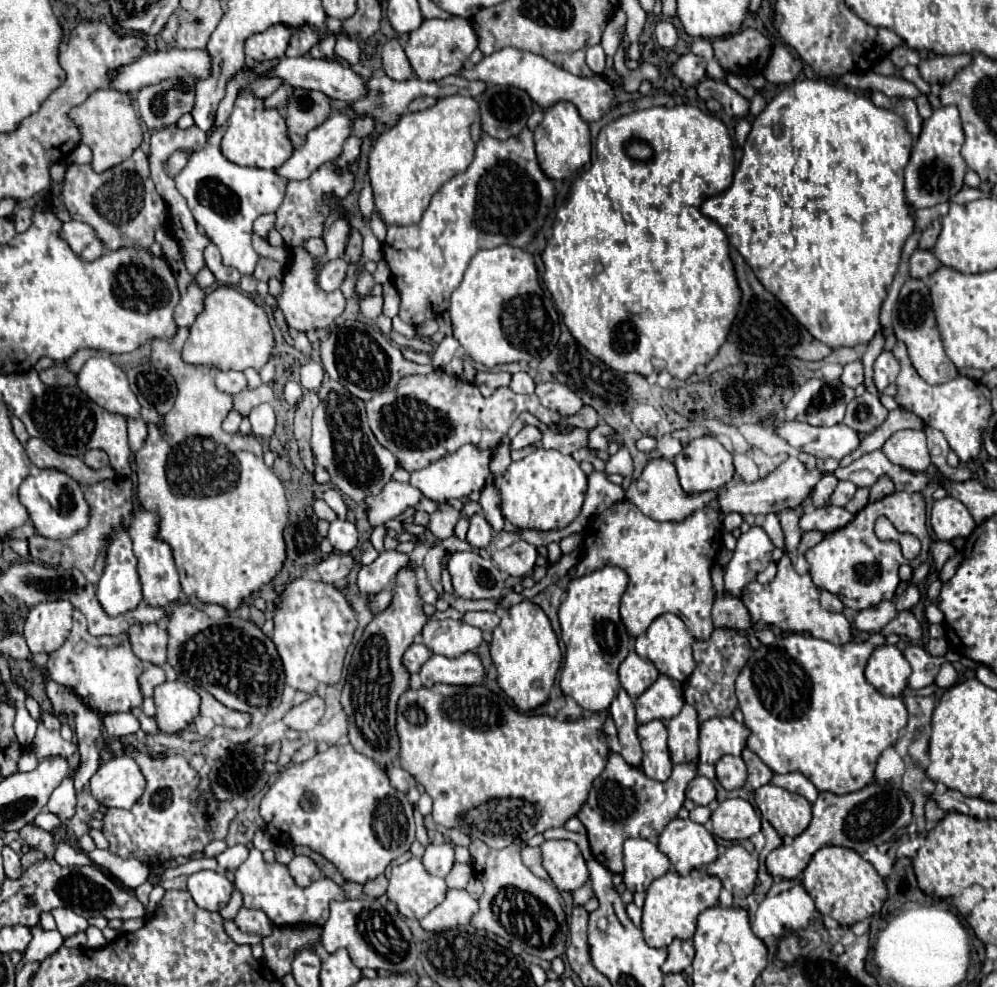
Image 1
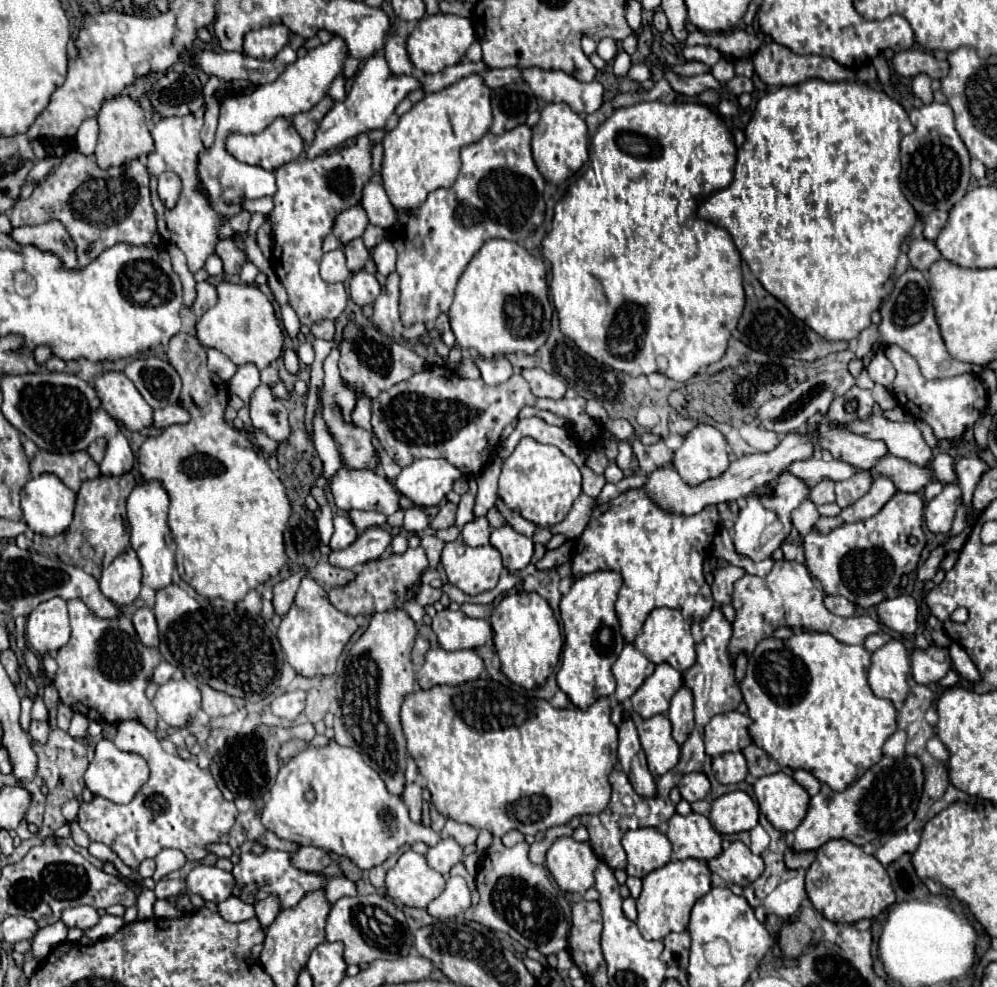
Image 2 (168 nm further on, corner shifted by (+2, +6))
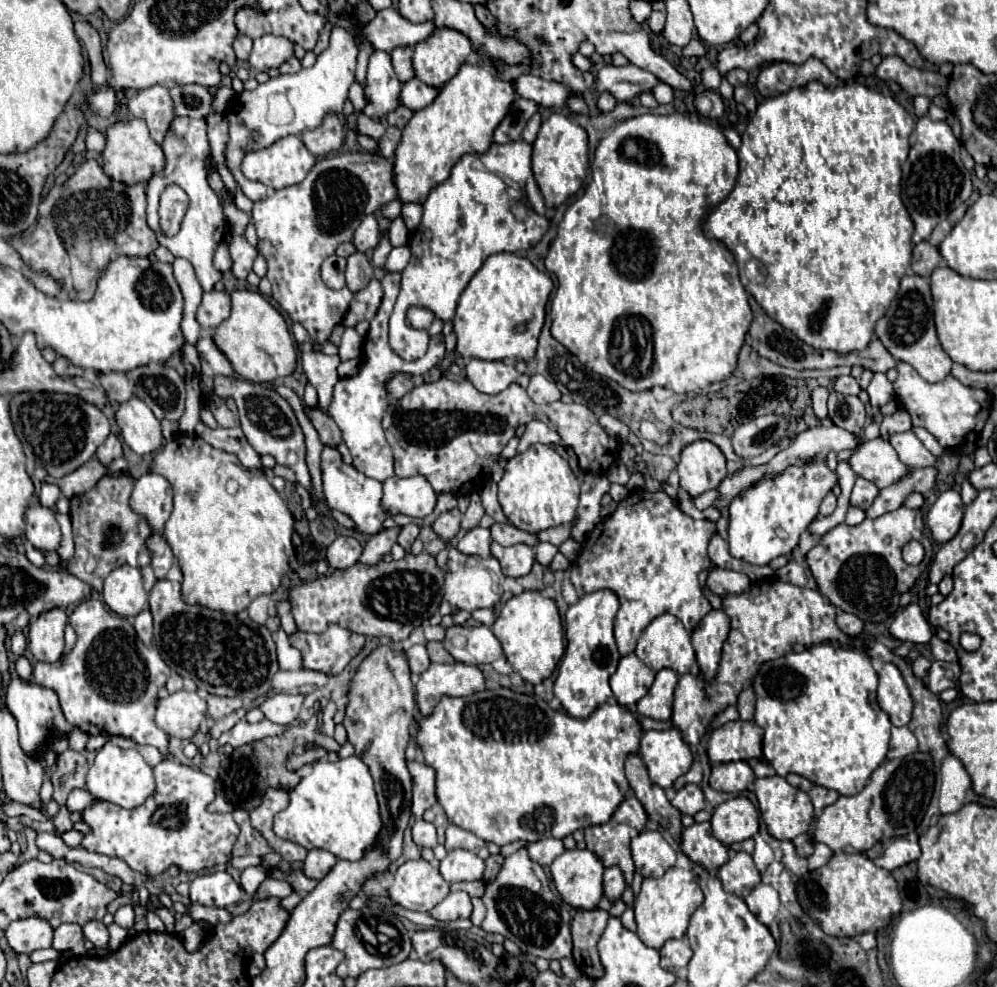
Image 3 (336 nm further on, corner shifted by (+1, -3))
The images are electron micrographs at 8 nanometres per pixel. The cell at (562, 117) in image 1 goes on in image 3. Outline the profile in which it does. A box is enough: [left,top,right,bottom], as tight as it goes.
[532,113,588,207]

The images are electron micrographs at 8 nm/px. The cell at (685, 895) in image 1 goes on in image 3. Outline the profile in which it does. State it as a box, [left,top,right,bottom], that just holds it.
[634,869,704,949]

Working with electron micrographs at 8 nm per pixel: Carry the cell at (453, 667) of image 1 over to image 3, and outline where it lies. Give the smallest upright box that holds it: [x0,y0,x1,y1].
[416,663,484,717]

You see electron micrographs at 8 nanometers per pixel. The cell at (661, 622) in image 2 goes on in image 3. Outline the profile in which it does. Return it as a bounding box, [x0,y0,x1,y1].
[634,613,696,675]

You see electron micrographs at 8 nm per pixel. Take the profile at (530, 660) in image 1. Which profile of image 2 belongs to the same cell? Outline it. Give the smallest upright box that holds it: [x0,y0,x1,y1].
[491,592,563,690]

